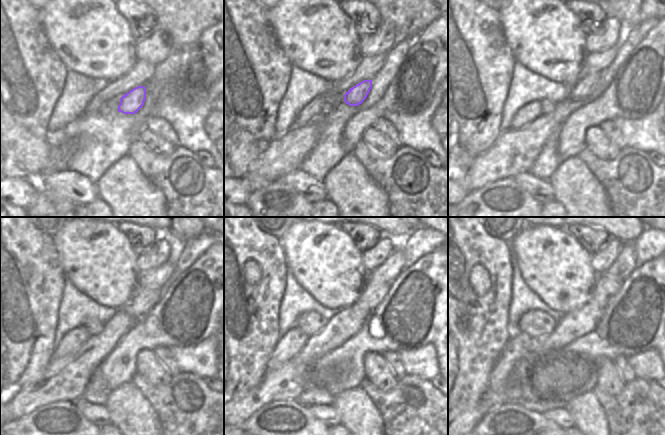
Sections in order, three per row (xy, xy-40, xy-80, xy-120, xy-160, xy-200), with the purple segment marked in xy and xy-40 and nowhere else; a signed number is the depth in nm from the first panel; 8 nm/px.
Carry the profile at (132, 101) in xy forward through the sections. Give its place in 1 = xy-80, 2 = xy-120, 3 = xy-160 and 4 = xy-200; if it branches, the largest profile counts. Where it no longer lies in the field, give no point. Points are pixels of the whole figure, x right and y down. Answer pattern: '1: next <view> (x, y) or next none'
1: next xy-80 (583, 88)
2: next xy-120 (143, 301)
3: next xy-160 (375, 292)
4: next xy-200 (607, 285)

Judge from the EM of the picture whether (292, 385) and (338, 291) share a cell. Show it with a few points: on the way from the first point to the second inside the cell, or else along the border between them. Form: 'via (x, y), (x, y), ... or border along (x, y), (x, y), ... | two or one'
border along (357, 301), (340, 310) | two

